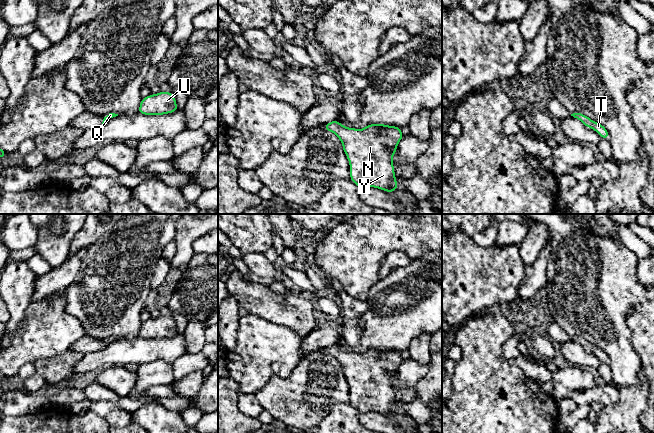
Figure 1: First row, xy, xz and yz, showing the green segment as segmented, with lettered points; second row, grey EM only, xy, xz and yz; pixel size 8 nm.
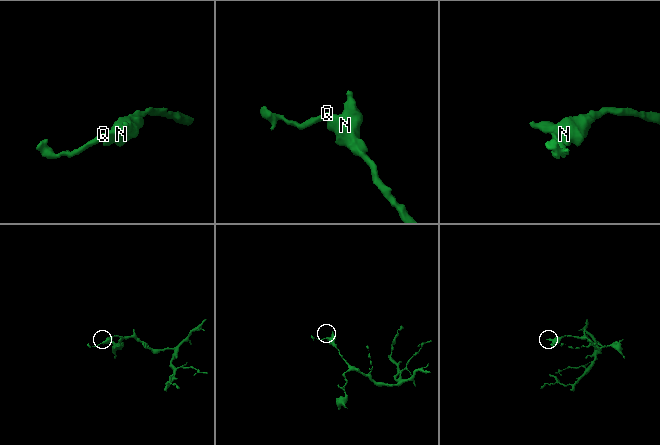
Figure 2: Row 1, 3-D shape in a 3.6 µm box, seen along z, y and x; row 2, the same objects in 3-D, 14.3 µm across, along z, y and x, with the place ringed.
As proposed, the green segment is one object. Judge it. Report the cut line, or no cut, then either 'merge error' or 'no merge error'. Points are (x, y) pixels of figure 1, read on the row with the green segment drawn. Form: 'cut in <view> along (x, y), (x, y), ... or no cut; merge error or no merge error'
no cut; no merge error

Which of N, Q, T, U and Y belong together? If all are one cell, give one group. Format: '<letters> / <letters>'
N Q T U Y

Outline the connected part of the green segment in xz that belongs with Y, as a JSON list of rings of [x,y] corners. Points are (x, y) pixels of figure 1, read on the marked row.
[[[334,120],[324,125],[324,128],[336,136],[342,143],[343,151],[350,164],[350,180],[359,188],[375,187],[392,193],[398,188],[395,177],[393,156],[403,138],[400,127],[385,124],[369,124],[363,129],[349,128]]]

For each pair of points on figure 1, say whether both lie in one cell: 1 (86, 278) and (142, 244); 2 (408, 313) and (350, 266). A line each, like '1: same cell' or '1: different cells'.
1: same cell
2: different cells

